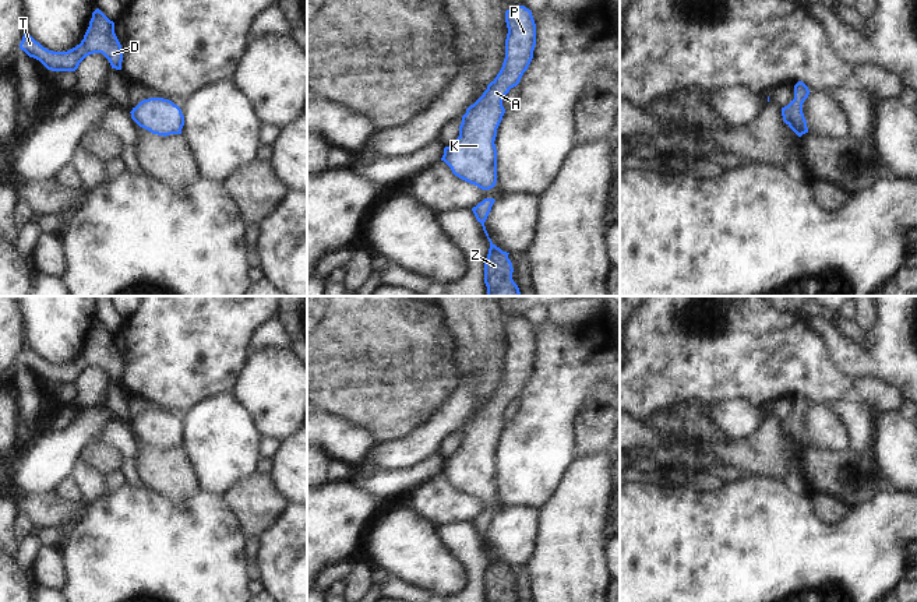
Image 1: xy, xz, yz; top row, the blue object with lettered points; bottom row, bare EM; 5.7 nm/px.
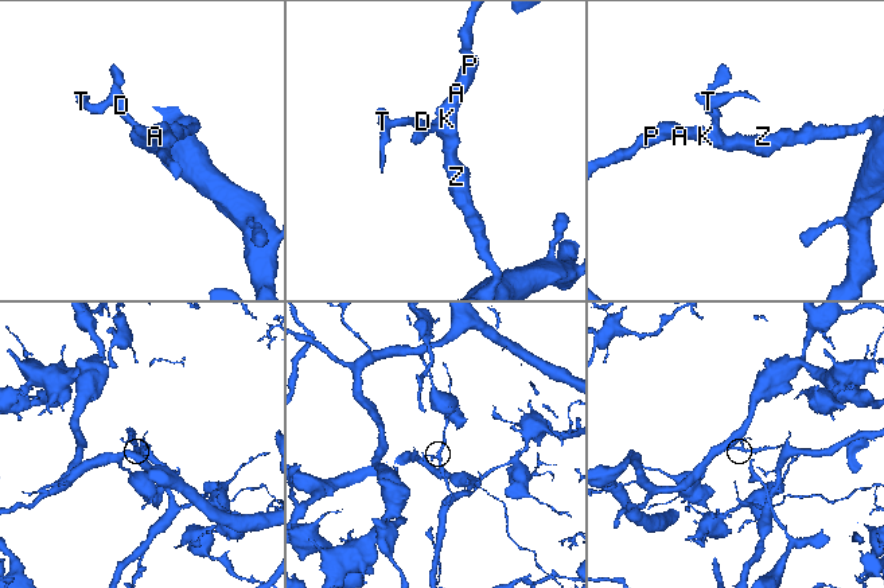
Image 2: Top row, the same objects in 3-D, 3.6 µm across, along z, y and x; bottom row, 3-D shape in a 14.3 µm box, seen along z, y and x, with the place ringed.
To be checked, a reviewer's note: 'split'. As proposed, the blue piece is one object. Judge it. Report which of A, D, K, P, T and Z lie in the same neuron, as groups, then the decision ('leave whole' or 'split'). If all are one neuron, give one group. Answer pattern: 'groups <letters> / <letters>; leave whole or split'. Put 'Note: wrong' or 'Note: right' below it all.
groups A D K P T Z; leave whole
Note: wrong

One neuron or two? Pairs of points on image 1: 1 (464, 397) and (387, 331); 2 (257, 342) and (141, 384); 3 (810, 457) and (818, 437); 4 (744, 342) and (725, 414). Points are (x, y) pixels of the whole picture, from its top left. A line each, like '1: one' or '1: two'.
1: two
2: two
3: two
4: two

